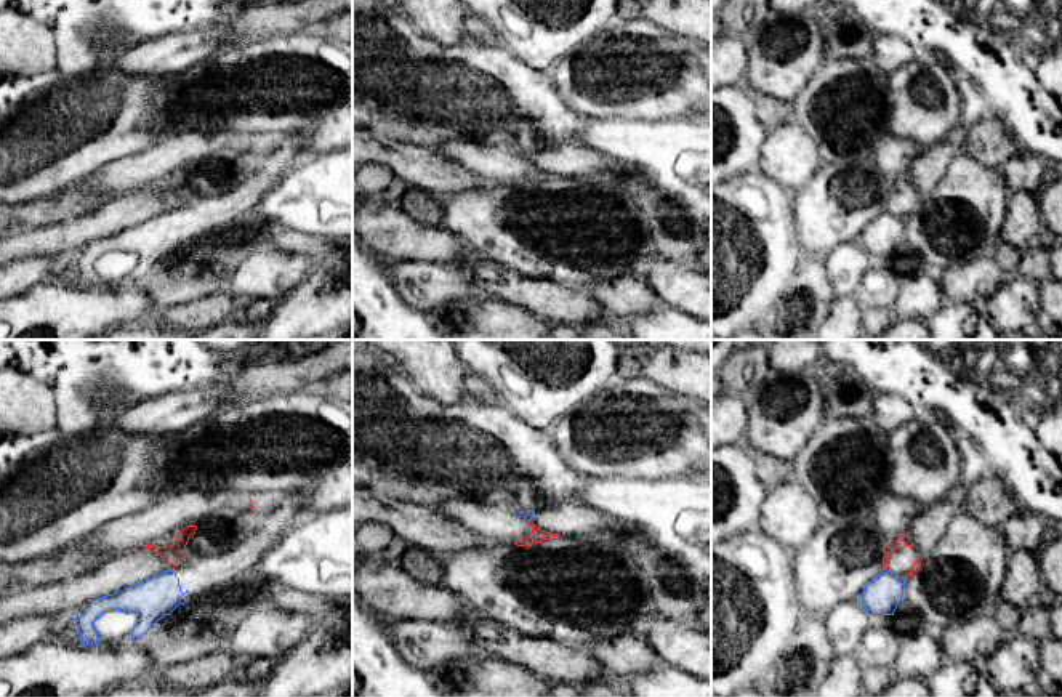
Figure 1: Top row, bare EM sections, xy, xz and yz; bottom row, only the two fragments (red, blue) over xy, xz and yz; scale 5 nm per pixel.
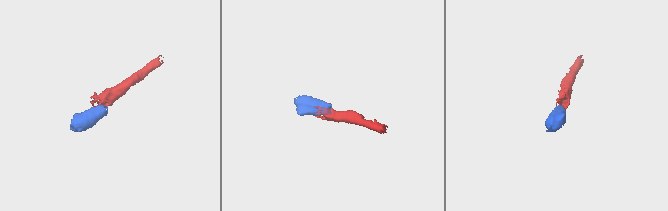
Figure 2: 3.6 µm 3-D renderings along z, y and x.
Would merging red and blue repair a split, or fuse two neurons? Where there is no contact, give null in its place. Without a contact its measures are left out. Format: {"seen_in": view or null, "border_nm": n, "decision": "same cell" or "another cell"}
{"seen_in": "xy", "border_nm": 30, "decision": "another cell"}

